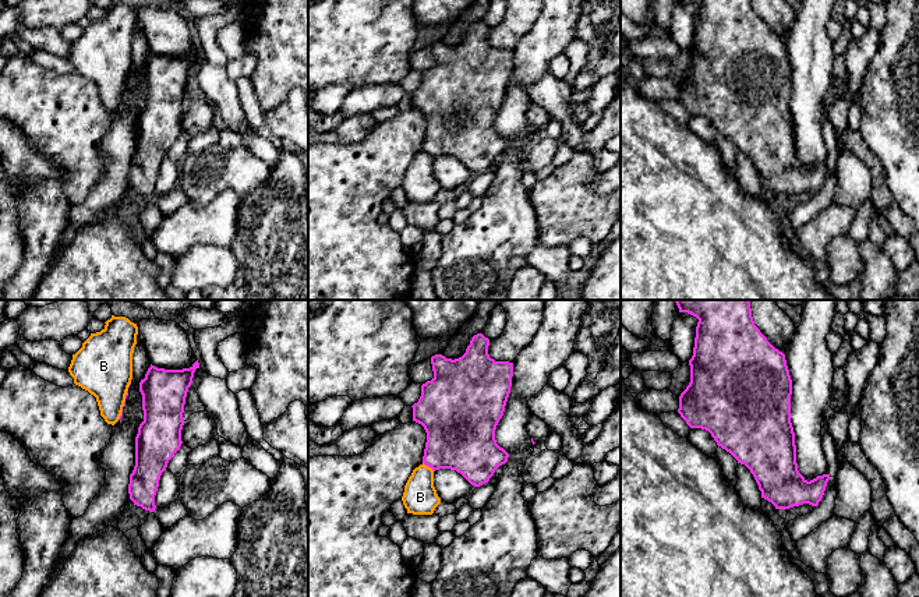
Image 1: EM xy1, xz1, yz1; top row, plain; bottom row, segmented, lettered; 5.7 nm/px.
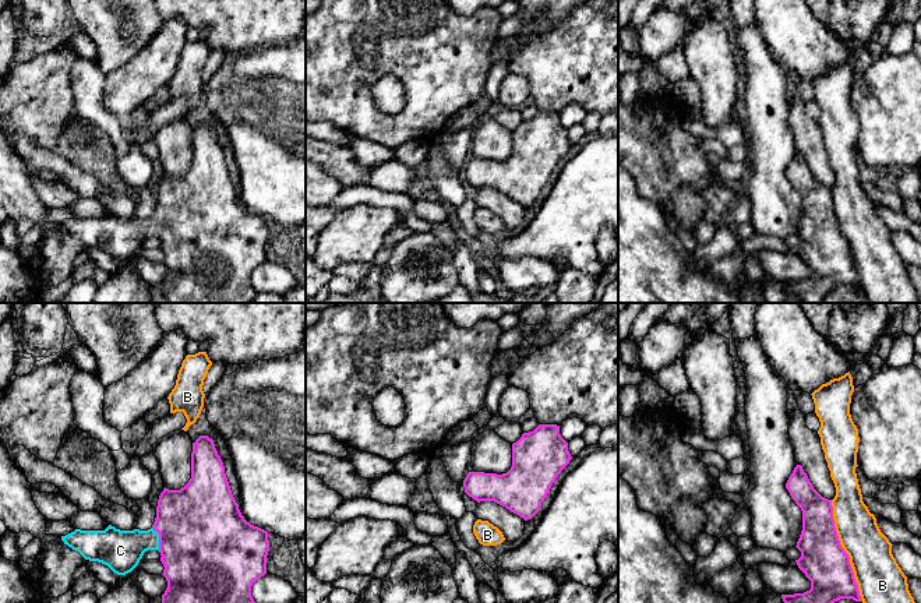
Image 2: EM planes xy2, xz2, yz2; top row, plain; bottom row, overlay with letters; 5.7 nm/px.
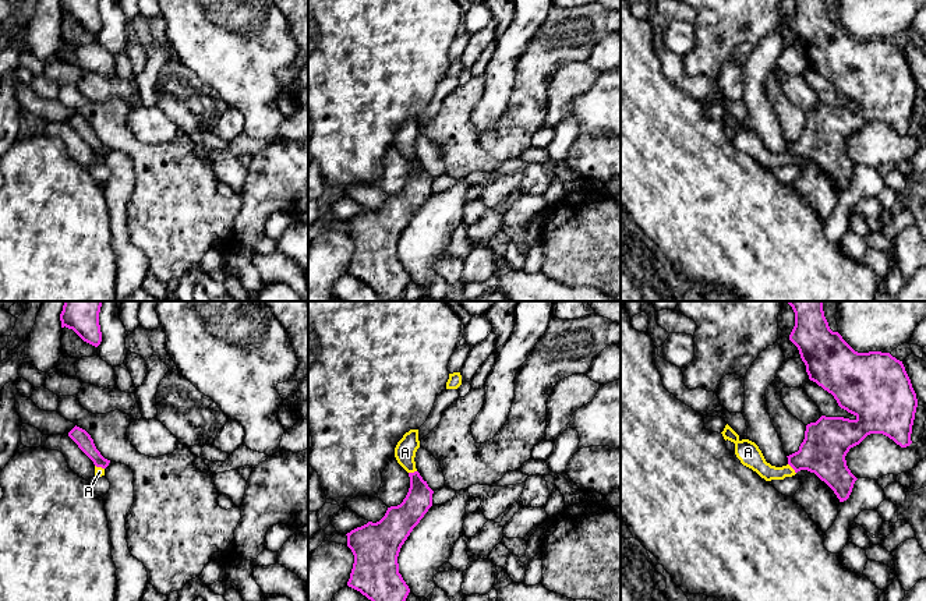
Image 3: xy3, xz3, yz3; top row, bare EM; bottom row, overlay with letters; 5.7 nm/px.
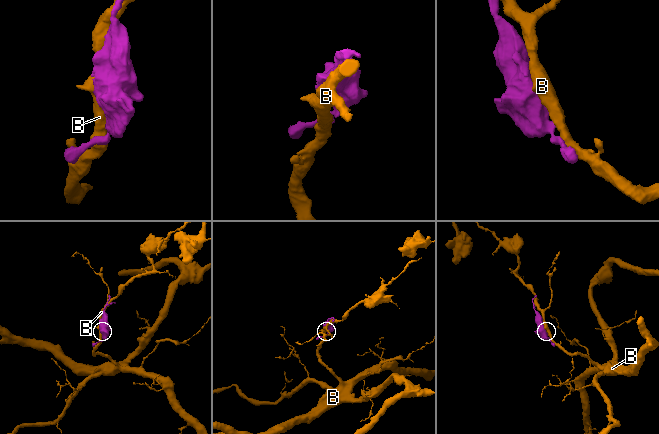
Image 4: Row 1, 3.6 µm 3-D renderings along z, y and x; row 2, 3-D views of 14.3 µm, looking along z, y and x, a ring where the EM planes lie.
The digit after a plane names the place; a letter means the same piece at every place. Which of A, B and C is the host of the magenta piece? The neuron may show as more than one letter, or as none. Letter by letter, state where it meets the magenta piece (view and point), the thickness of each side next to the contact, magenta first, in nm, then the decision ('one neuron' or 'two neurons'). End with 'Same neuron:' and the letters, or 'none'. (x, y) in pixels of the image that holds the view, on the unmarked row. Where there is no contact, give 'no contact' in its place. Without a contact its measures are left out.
A: yz3 (792, 155) | 260/130 nm | two neurons
B: yz2 (843, 237) | 260/260 nm | two neurons
C: xy2 (159, 226) | 500/240 nm | one neuron
Same neuron: C

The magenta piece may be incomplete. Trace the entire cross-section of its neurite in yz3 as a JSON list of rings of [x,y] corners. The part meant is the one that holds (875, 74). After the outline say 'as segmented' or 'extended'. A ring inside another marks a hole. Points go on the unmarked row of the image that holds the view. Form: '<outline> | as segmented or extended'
[[[795,0],[795,14],[789,28],[798,35],[809,67],[831,81],[838,93],[856,106],[821,103],[806,113],[799,138],[787,144],[795,158],[807,158],[824,169],[840,190],[849,185],[858,167],[847,153],[845,144],[870,121],[883,121],[901,135],[912,131],[911,121],[918,95],[916,81],[902,49],[890,40],[855,39],[838,20],[833,20],[824,0]]] | as segmented

